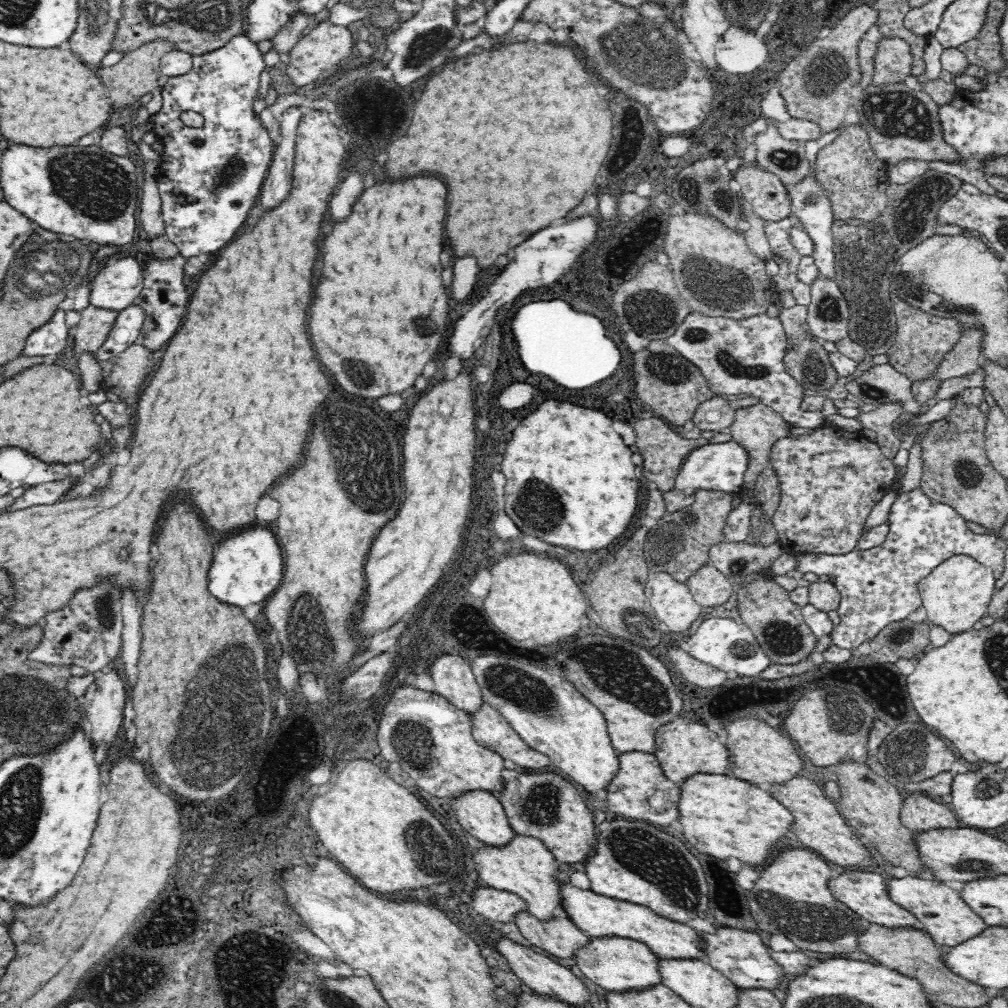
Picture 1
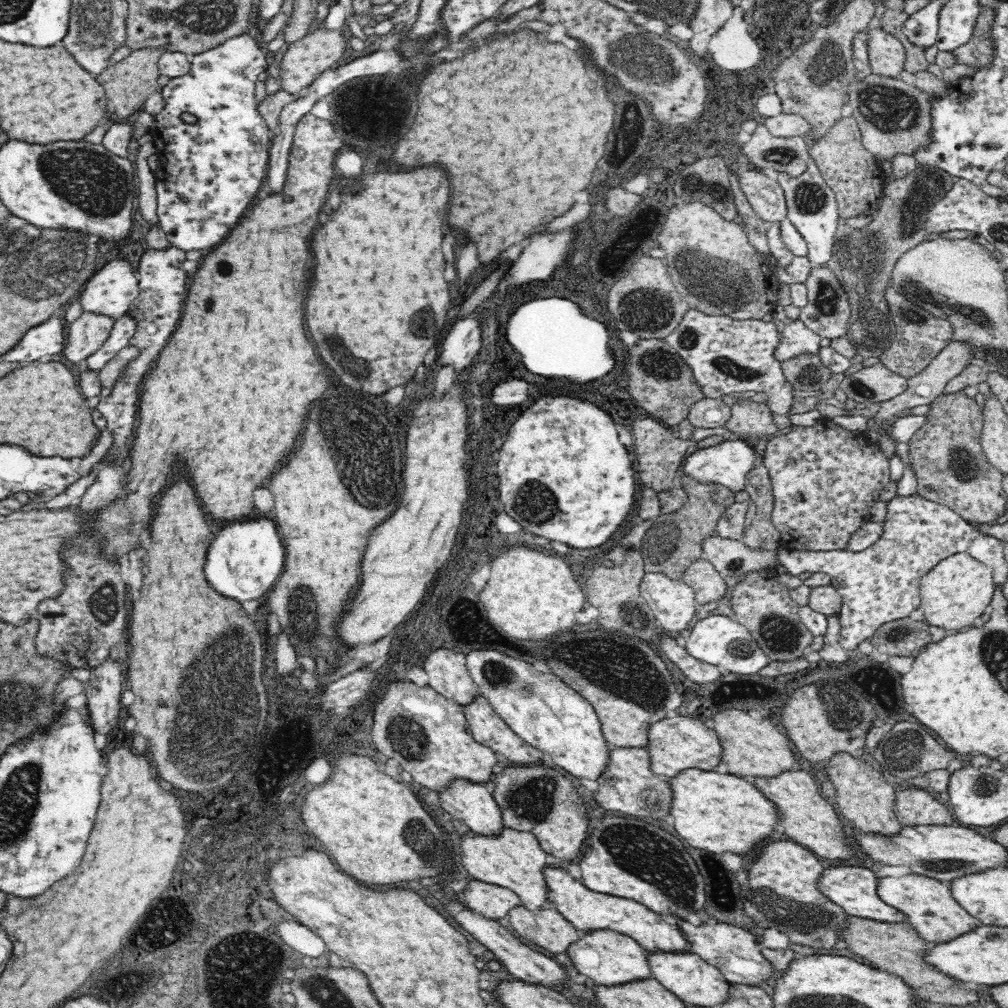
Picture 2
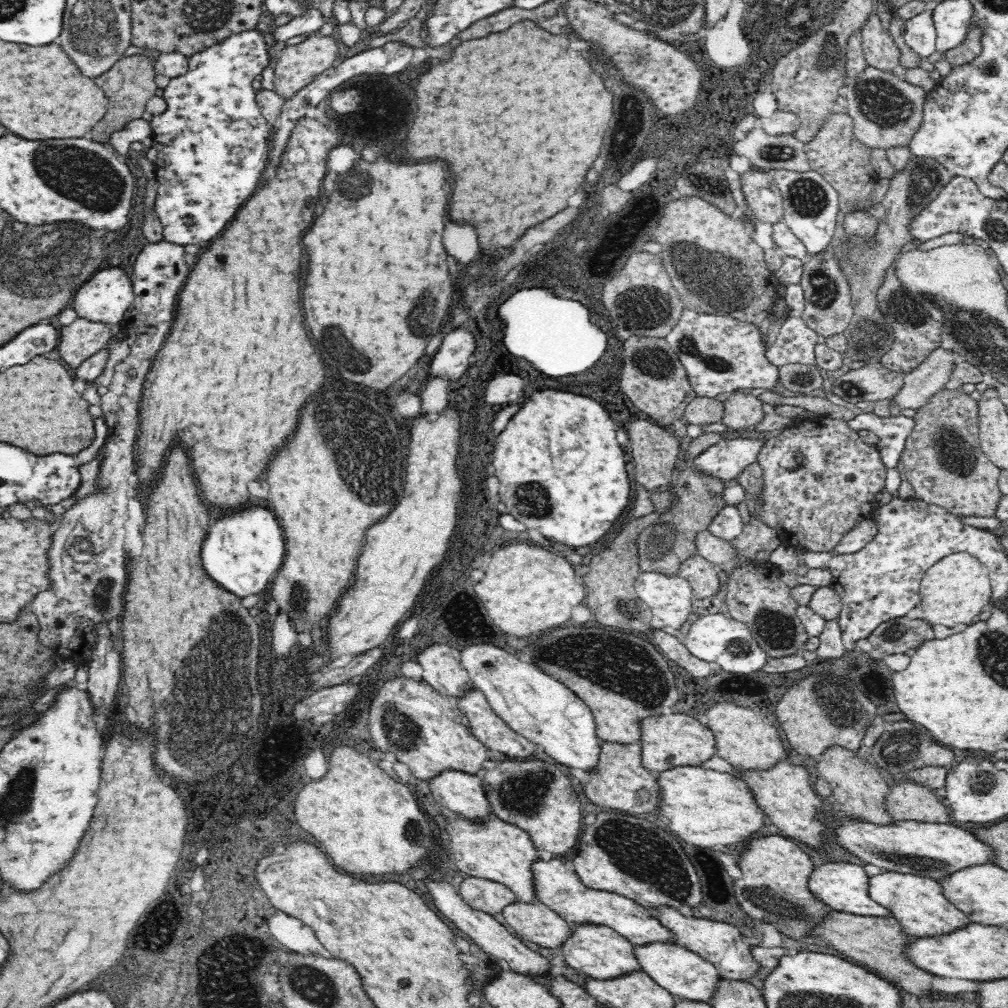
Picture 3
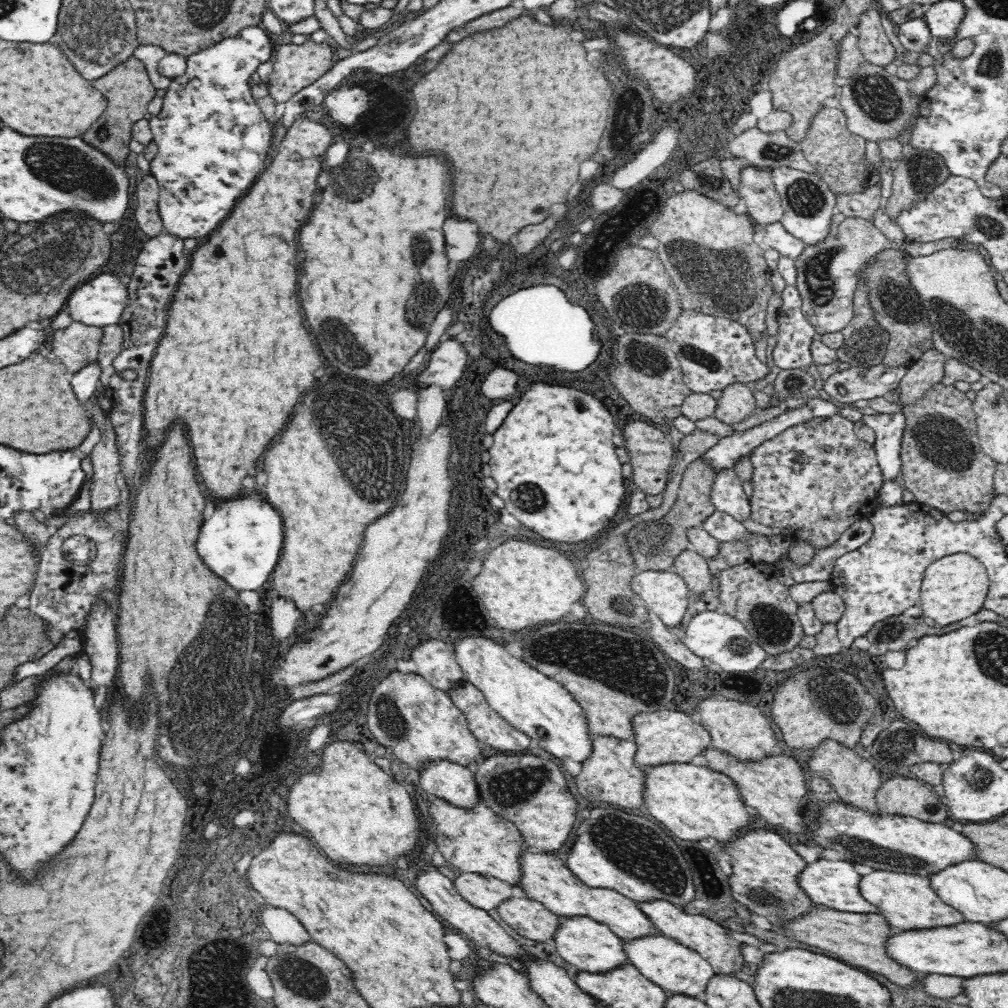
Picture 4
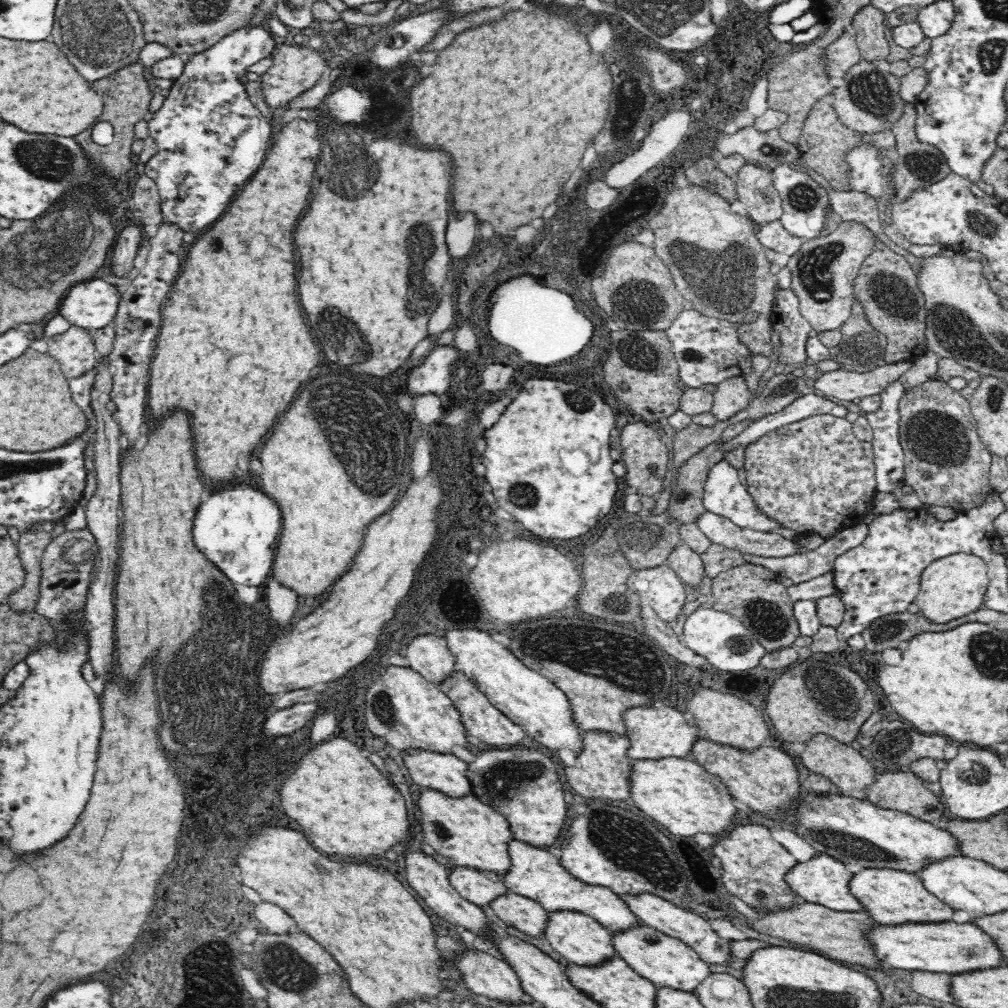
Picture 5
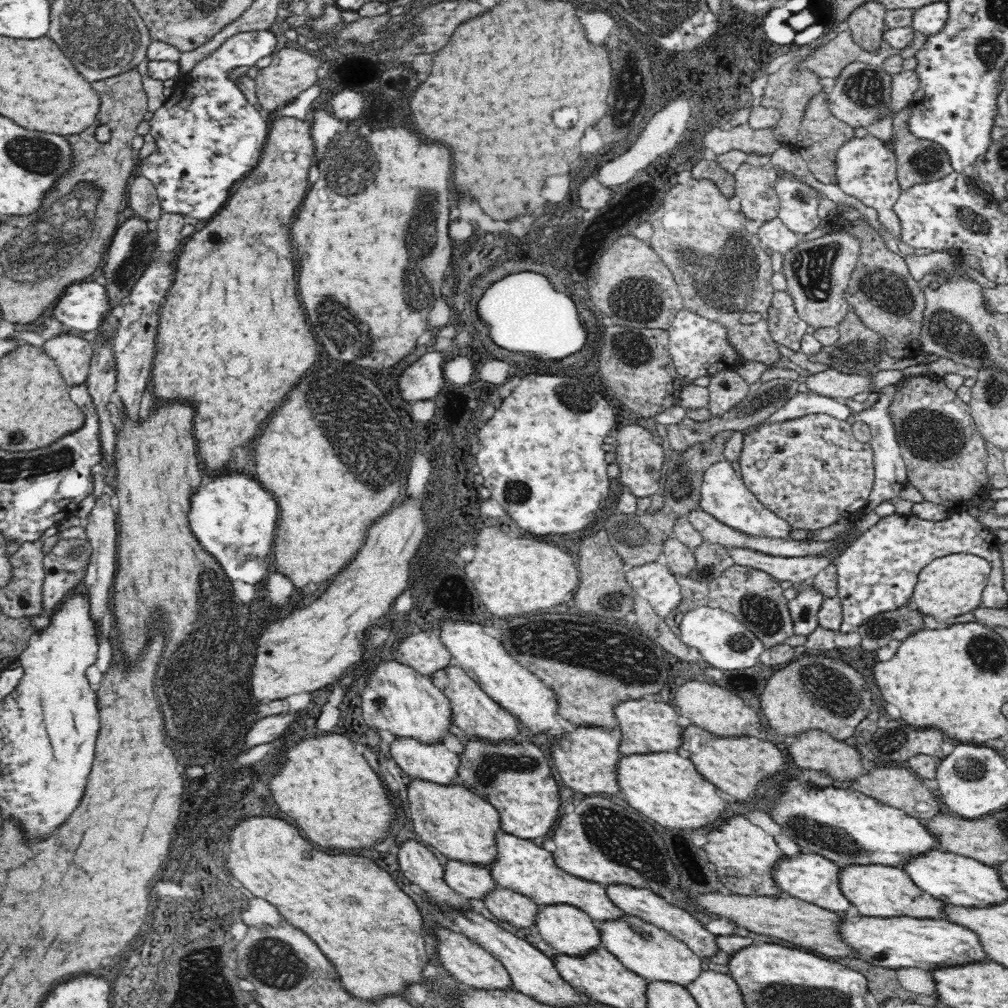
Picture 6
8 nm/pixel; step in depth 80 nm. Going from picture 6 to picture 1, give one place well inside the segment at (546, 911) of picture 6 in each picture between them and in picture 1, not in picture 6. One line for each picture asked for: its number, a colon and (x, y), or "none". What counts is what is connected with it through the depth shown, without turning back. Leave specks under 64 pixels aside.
1: (616, 964)
2: (612, 960)
3: (602, 953)
4: (592, 947)
5: (582, 941)

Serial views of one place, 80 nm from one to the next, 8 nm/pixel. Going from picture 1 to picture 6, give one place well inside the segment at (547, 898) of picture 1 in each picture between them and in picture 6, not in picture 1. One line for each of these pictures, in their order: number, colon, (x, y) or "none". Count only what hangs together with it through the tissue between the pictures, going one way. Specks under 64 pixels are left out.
2: (515, 860)
3: (503, 853)
4: (480, 841)
5: (471, 834)
6: (462, 826)

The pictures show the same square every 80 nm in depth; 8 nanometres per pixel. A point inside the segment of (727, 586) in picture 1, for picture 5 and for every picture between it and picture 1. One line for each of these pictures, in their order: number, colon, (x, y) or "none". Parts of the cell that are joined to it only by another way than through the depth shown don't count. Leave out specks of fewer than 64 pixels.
2: (708, 584)
3: (703, 577)
4: (695, 570)
5: (688, 564)

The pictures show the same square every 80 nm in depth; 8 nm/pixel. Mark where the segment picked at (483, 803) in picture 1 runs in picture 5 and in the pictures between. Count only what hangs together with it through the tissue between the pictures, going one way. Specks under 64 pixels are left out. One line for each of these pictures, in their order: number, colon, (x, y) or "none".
2: (472, 806)
3: (461, 794)
4: (457, 786)
5: (445, 773)

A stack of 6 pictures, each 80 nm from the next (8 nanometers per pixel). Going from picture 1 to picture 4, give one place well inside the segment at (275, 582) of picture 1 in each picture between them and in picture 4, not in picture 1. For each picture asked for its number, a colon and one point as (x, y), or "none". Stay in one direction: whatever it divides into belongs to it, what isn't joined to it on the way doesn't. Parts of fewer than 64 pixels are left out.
2: (244, 563)
3: (242, 556)
4: (242, 542)

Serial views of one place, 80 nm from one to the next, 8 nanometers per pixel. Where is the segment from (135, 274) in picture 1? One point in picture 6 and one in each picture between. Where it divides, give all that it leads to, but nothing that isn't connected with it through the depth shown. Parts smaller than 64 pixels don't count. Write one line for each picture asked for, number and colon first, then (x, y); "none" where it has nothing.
2: (110, 291)
3: (105, 297)
4: (100, 301)
5: (93, 304)
6: (84, 307)

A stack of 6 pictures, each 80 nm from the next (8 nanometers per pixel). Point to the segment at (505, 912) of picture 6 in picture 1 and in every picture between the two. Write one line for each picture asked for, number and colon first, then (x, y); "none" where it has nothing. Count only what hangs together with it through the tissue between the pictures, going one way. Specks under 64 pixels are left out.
1: (561, 938)
2: (548, 929)
3: (538, 923)
4: (530, 919)
5: (526, 915)

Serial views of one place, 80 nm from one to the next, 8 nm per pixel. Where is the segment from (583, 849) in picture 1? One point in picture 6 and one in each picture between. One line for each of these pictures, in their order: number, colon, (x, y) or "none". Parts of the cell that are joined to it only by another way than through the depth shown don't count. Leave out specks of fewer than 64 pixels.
2: (540, 800)
3: (534, 795)
4: (530, 791)
5: (522, 784)
6: (516, 778)

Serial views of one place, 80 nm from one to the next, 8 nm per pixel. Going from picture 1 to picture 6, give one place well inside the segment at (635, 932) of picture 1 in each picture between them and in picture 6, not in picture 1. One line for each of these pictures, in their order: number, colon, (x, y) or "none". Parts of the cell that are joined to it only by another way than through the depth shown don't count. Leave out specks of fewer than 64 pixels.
2: (588, 911)
3: (561, 890)
4: (547, 880)
5: (536, 874)
6: (524, 867)

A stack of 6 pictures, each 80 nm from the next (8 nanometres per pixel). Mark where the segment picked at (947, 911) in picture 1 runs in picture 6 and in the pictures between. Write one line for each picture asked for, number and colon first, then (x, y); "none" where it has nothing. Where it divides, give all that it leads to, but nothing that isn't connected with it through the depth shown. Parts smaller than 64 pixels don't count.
2: (932, 910)
3: (919, 903)
4: (908, 901)
5: (895, 898)
6: (881, 892)

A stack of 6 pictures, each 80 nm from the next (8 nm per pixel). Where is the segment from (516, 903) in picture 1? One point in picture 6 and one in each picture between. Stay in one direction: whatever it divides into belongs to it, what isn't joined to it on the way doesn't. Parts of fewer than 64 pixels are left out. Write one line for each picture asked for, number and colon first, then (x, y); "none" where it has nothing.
2: (494, 903)
3: (486, 896)
4: (482, 892)
5: (480, 888)
6: (472, 881)

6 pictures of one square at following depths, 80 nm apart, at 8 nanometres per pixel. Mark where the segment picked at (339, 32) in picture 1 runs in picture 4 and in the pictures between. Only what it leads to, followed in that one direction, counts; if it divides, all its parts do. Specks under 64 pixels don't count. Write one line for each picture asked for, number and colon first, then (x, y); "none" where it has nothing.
2: (320, 50)
3: (299, 64)
4: (296, 66)

